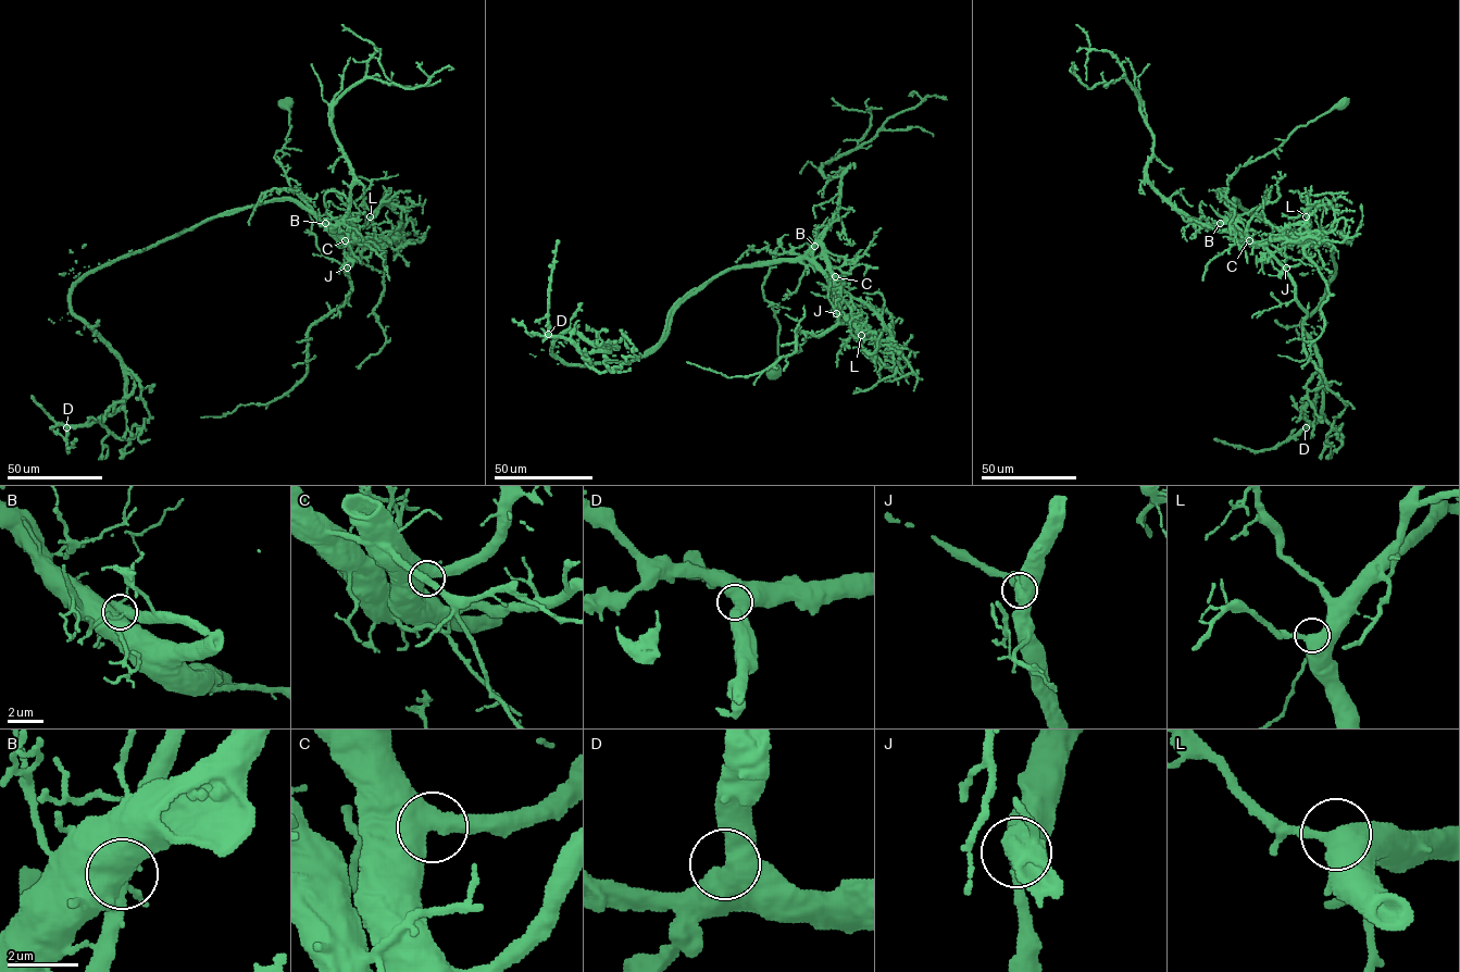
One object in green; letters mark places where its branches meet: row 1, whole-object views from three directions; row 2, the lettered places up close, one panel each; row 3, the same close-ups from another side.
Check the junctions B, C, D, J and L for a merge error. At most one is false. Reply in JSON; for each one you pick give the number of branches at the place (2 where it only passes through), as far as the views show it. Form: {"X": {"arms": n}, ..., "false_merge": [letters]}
{"B": {"arms": 2}, "false_merge": ["B"]}

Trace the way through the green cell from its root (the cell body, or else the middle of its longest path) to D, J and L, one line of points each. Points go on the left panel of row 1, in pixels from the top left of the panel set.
D: (286, 104), (274, 158), (312, 210), (226, 211), (84, 276), (70, 309), (120, 360), (124, 400), (66, 427)
J: (286, 104), (291, 128), (286, 142), (274, 158), (283, 167), (290, 188), (348, 249), (350, 261), (347, 268)
L: (286, 104), (291, 128), (274, 158), (290, 188), (340, 241), (369, 240), (374, 234), (370, 216)

